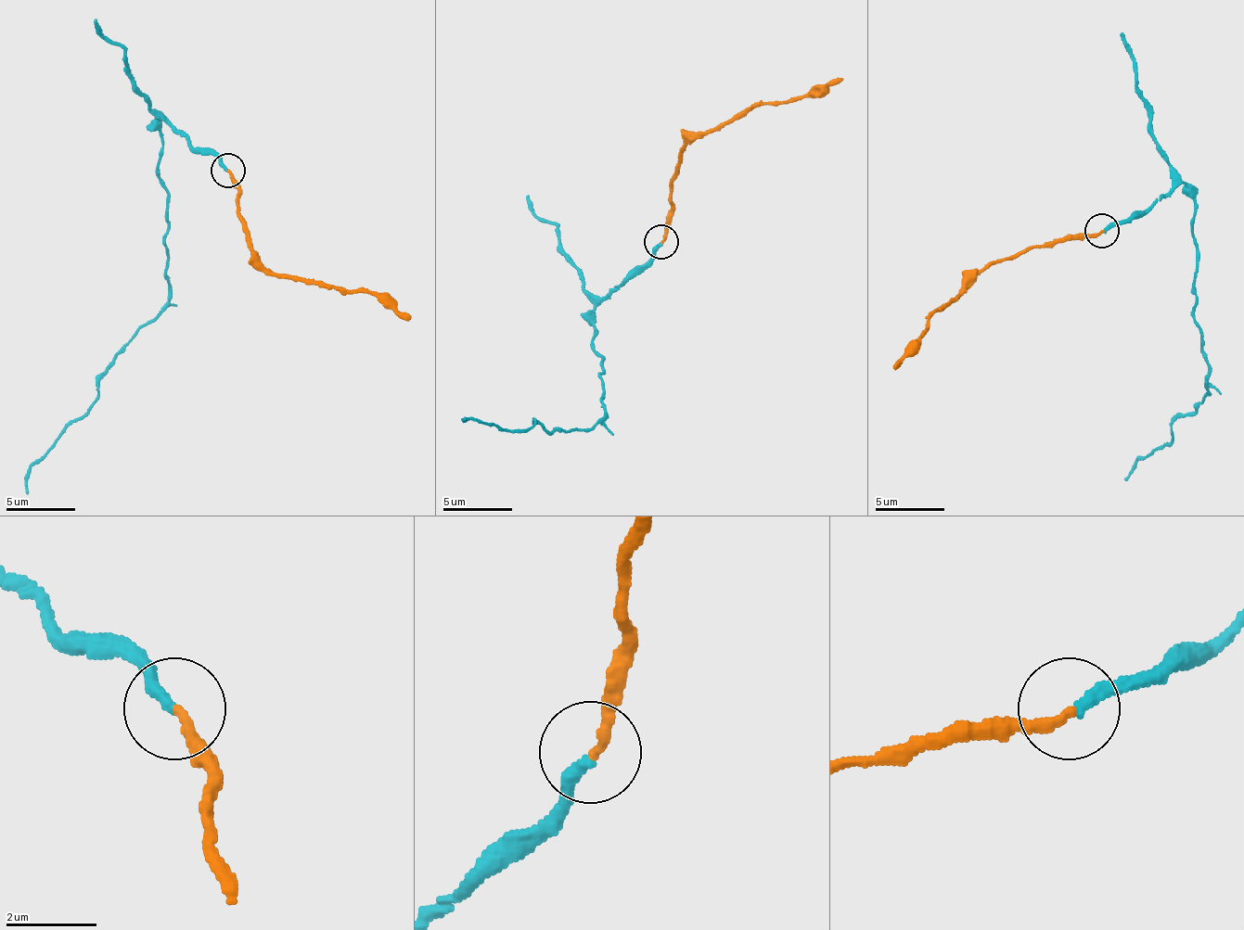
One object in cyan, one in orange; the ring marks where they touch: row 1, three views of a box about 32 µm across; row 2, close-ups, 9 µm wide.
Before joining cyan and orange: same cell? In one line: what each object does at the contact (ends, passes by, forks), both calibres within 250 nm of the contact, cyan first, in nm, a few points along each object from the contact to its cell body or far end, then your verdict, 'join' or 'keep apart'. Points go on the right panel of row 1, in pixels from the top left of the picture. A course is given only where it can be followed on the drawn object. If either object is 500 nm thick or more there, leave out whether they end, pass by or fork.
cyan ends | orange ends | 280/240 nm | cyan via (1102, 231), (1181, 184), (1195, 203), (1195, 317), (1209, 384), (1198, 408), (1177, 418), (1166, 443), (1124, 479) | orange via (1102, 231), (1055, 238), (979, 270), (962, 294), (931, 315), (921, 341), (911, 346), (894, 370) | join

